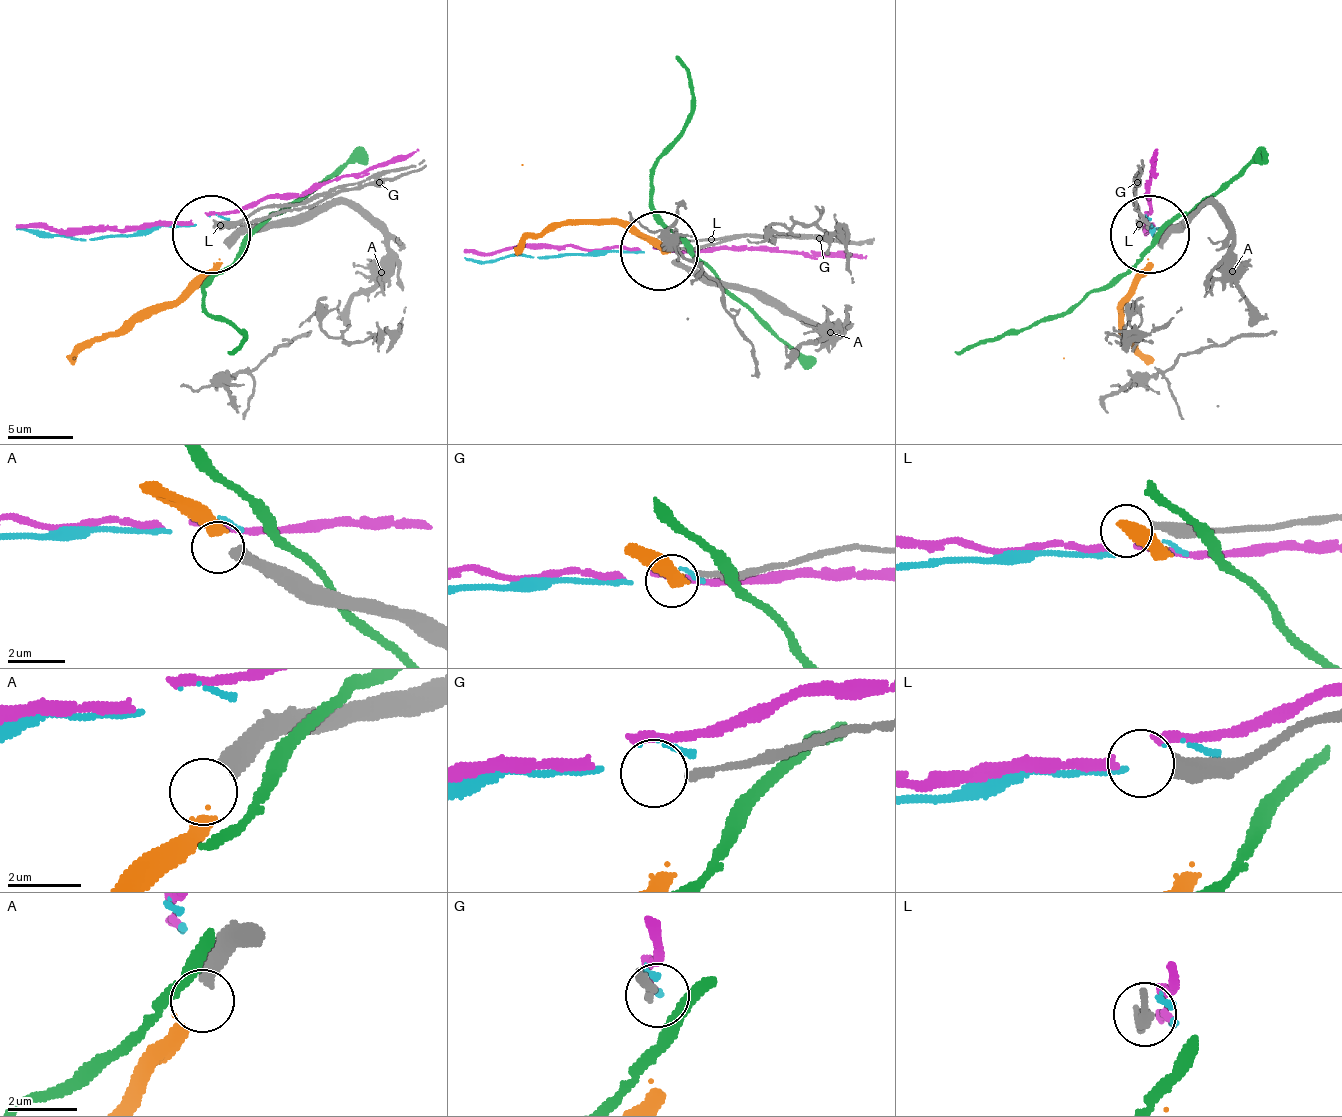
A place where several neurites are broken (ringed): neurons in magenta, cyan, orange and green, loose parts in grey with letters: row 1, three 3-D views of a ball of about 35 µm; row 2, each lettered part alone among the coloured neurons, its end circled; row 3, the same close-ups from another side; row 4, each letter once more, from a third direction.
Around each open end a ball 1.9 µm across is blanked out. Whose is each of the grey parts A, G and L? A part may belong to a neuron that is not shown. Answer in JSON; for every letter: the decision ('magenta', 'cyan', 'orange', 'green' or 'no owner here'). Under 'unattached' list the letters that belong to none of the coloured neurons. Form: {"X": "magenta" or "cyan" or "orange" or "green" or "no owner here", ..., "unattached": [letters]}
{"A": "orange", "G": "no owner here", "L": "no owner here", "unattached": ["G", "L"]}

